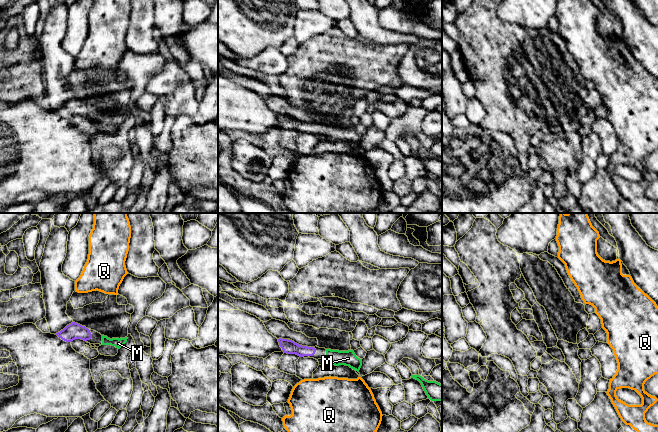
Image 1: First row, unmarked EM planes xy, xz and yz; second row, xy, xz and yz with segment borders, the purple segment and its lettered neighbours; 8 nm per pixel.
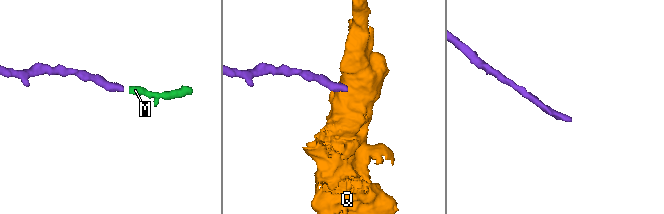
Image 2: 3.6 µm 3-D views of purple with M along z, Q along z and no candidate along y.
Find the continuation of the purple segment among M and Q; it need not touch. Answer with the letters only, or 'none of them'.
M

